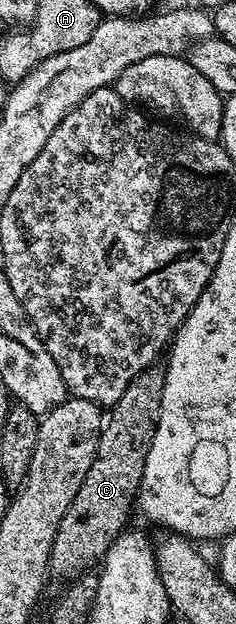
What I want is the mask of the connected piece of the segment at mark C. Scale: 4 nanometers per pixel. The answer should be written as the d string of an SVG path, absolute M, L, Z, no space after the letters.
M154 364L142 370L127 386L127 392L108 411L101 427L101 437L97 439L97 451L87 476L71 508L63 516L55 532L55 540L49 557L49 572L54 579L76 579L84 575L87 566L96 567L109 551L109 545L126 527L129 513L134 513L137 491L143 480L143 464L147 464L147 452L159 424L159 412L163 408L163 384L165 372Z

